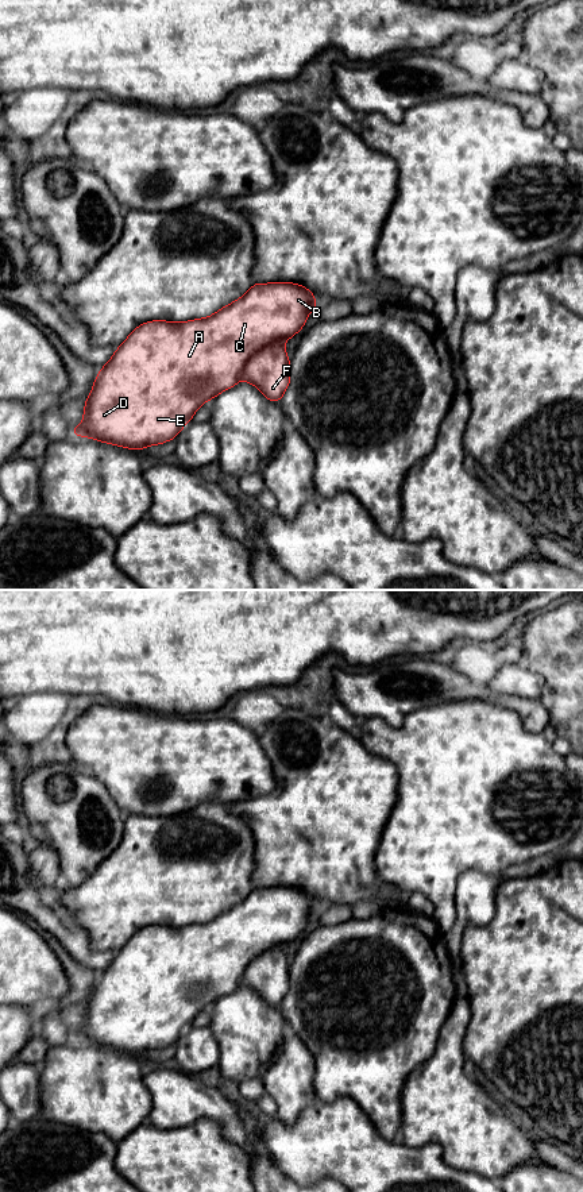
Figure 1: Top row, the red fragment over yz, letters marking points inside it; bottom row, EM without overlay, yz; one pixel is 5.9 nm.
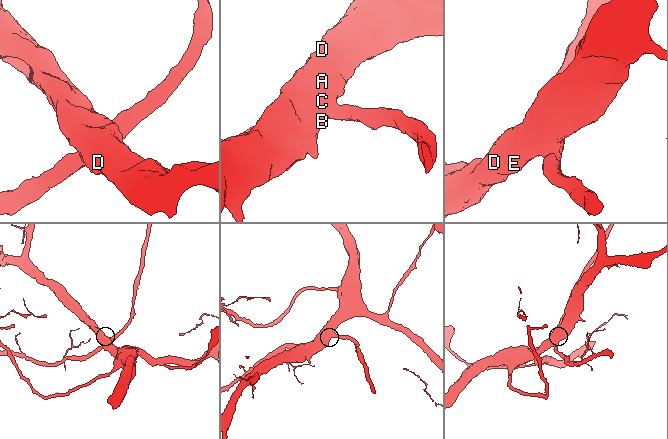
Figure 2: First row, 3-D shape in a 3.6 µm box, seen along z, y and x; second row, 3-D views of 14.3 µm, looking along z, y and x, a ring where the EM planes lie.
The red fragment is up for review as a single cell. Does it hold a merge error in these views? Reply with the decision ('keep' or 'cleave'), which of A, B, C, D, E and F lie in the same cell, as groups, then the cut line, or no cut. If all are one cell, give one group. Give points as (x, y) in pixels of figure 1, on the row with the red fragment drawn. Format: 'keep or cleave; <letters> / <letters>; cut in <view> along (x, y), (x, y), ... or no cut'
cleave; A B C D E / F; cut in yz along (282, 342), (274, 342), (261, 348), (248, 361), (240, 377)

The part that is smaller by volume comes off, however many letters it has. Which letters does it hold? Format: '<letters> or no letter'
F

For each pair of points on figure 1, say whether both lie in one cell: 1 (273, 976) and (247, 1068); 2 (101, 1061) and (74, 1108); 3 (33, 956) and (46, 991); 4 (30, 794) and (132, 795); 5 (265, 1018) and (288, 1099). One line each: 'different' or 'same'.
1: same
2: same
3: same
4: different
5: same

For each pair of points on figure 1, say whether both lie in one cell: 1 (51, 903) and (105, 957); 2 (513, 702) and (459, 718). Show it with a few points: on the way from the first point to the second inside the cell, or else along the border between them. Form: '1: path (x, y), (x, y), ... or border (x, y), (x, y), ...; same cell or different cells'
1: path (57, 919), (89, 953); same cell
2: border (470, 699), (487, 699), (509, 708), (524, 726); different cells

